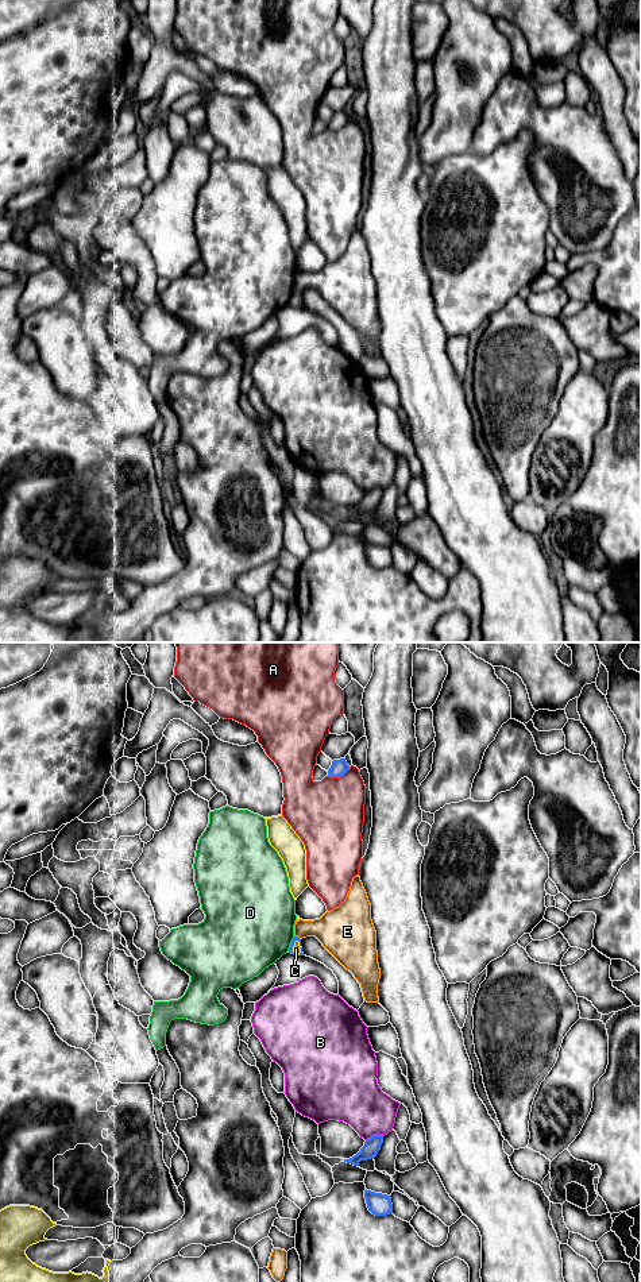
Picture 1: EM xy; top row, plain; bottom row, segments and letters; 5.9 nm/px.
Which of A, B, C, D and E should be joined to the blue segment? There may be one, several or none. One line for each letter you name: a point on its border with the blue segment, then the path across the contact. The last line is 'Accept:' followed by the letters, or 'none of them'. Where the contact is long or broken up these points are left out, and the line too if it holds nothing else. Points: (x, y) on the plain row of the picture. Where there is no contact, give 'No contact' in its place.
Accept: none of them

